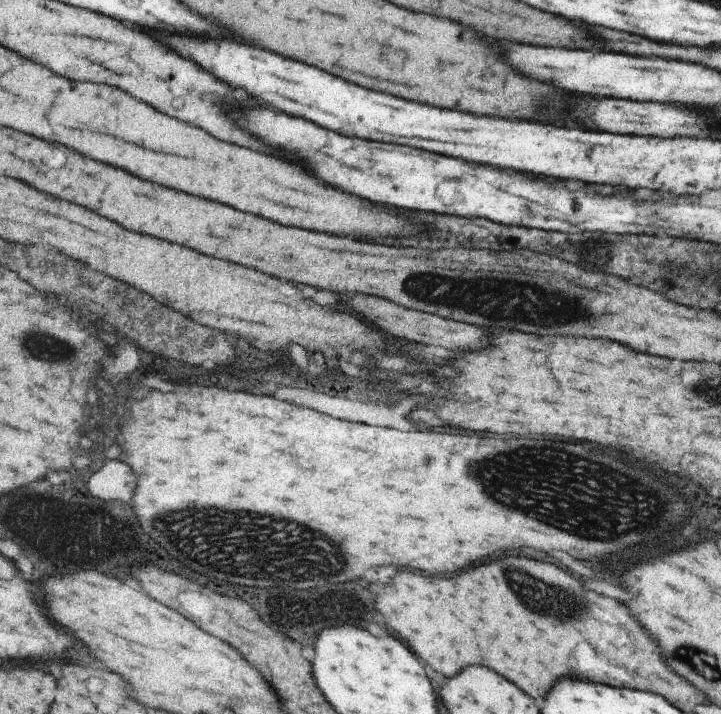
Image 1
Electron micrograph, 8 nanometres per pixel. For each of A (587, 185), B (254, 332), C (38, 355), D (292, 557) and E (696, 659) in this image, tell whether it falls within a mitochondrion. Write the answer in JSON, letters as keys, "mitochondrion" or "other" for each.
{"A":"other","B":"mitochondrion","C":"mitochondrion","D":"mitochondrion","E":"mitochondrion"}

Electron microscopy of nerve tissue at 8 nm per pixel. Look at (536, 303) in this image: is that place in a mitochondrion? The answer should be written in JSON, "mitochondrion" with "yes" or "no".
{"mitochondrion":"yes"}

